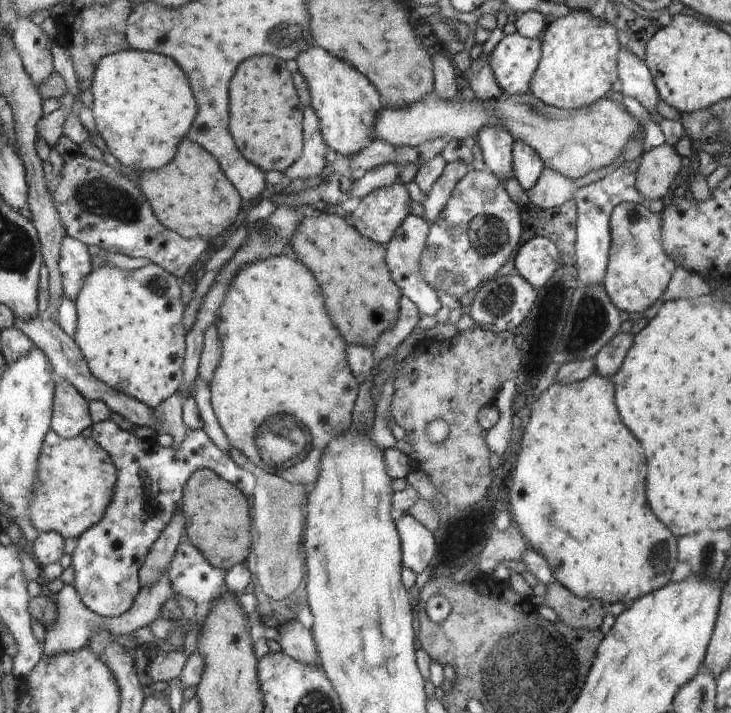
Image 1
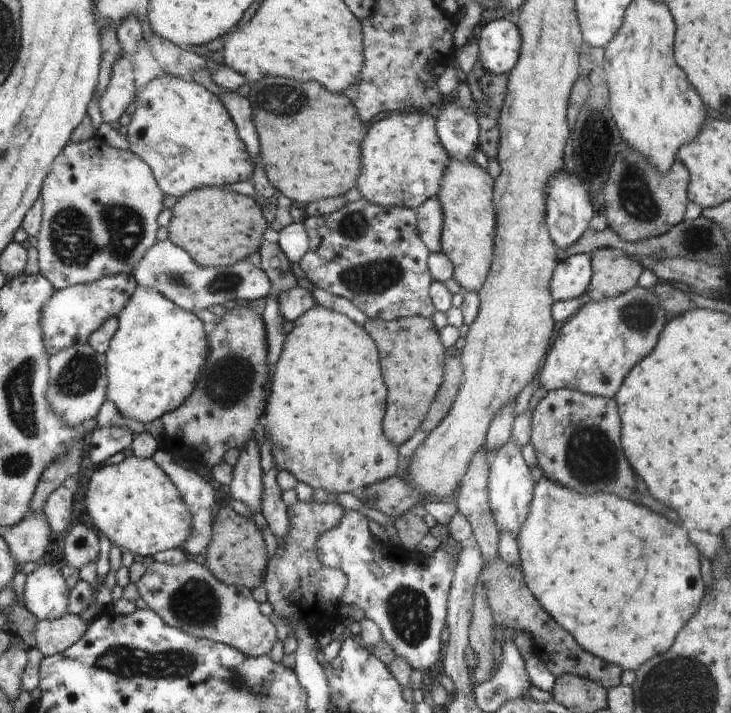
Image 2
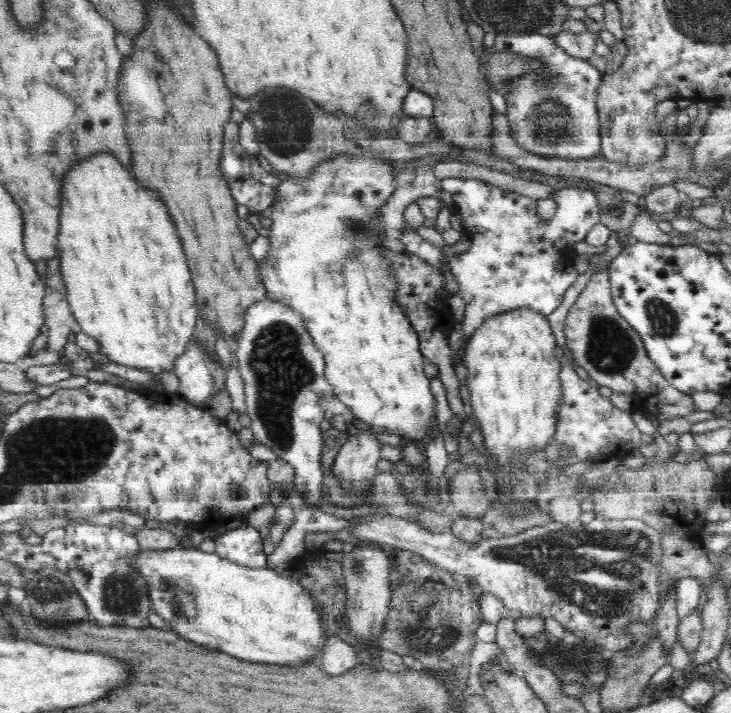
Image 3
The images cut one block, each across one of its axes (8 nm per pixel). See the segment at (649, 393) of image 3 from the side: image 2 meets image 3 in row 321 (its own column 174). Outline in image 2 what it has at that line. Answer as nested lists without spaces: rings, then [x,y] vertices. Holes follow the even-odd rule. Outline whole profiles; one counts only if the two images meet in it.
[[[186,560],[178,565],[152,562],[135,583],[146,606],[172,628],[194,636],[237,648],[246,656],[268,656],[276,644],[274,624],[260,612],[252,589],[226,585],[218,580],[207,565]]]

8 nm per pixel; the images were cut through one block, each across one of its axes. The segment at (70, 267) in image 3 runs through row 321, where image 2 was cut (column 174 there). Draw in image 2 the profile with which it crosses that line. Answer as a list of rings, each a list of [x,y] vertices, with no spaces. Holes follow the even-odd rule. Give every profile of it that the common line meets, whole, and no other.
[[[166,73],[148,82],[135,95],[136,111],[130,124],[122,131],[130,142],[129,150],[147,161],[164,194],[179,199],[198,188],[226,186],[251,178],[254,174],[254,162],[248,156],[246,144],[236,136],[234,122],[218,95],[194,80],[185,81]]]

